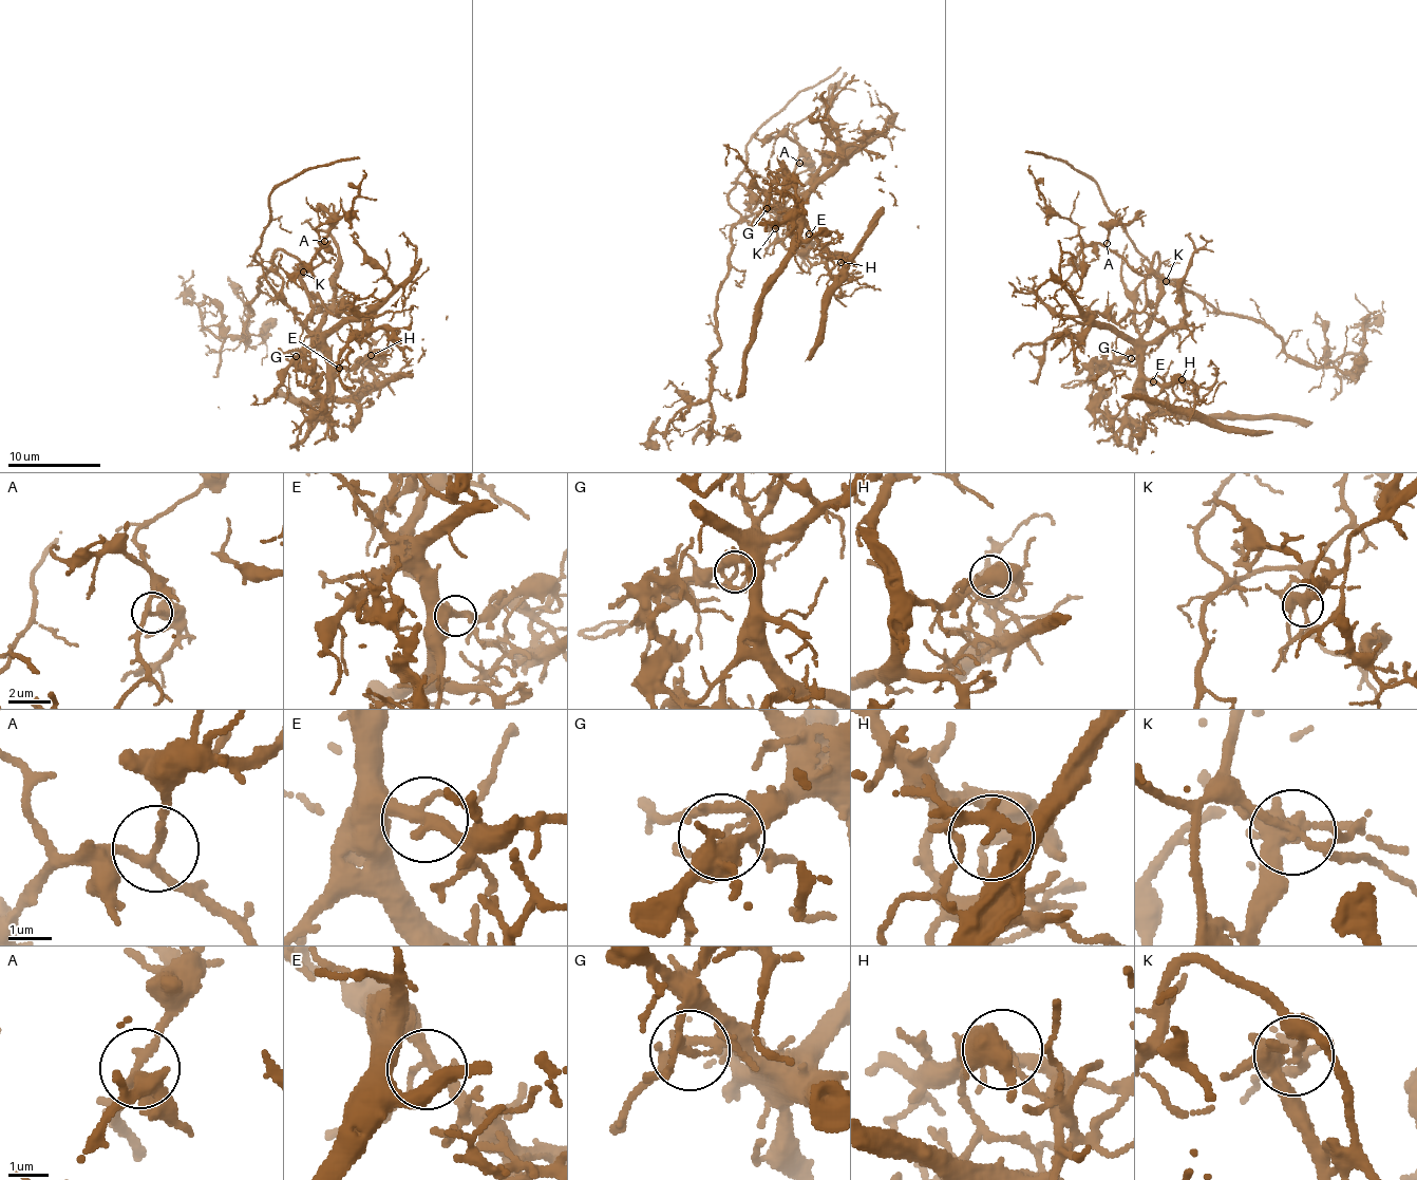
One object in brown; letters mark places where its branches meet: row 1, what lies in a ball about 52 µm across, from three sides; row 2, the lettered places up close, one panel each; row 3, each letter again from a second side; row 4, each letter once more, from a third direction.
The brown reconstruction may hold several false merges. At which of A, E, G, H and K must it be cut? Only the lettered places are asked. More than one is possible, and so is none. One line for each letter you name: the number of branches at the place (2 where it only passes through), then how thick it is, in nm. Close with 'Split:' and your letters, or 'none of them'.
G: branches 3; calibre 130 nm
H: branches 4; calibre 360 nm
K: branches 7; calibre 320 nm
Split: G, H, K

